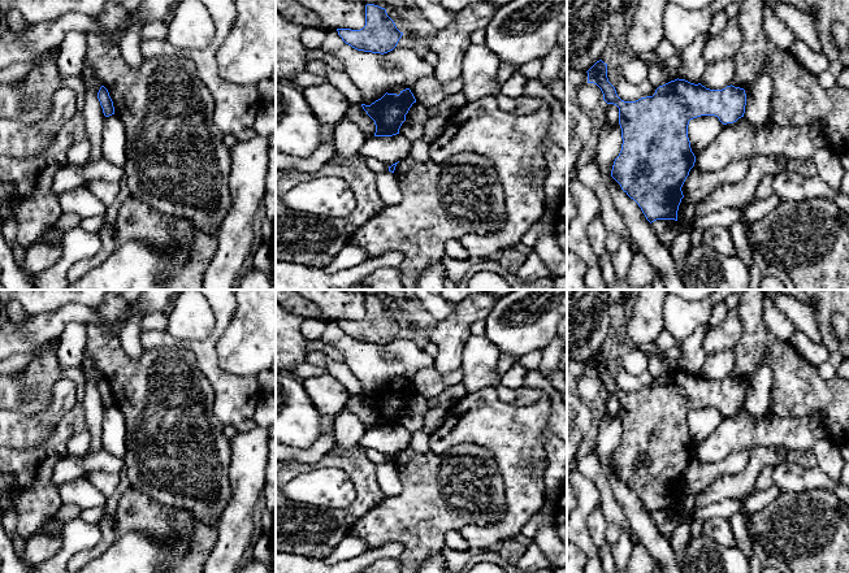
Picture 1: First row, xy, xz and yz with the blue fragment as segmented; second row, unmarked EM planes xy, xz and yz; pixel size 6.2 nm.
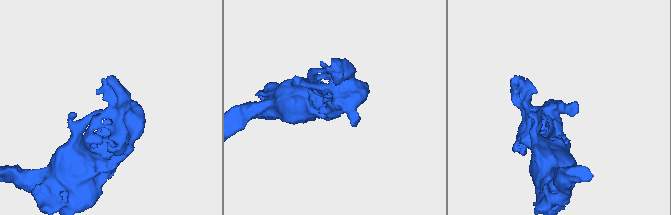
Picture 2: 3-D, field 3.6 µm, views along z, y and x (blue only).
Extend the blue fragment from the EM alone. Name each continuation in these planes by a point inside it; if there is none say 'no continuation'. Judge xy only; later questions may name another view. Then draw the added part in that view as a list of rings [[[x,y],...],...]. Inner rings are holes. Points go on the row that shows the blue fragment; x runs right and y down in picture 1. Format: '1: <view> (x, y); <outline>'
no continuation

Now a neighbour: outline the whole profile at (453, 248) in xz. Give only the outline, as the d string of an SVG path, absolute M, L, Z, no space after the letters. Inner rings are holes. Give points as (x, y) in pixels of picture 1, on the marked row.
M449 240L445 244L445 256L455 260L468 260L467 251L459 240Z

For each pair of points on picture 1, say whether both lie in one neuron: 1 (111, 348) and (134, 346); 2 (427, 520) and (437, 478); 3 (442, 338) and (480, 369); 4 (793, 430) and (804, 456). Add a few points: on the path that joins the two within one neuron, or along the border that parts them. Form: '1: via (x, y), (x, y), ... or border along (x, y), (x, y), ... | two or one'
1: border along (117, 334), (130, 357), (143, 354) | two
2: via (427, 509), (437, 496), (437, 489) | one
3: border along (471, 334), (466, 342), (459, 368) | two
4: border along (810, 450), (793, 450), (788, 454) | two

